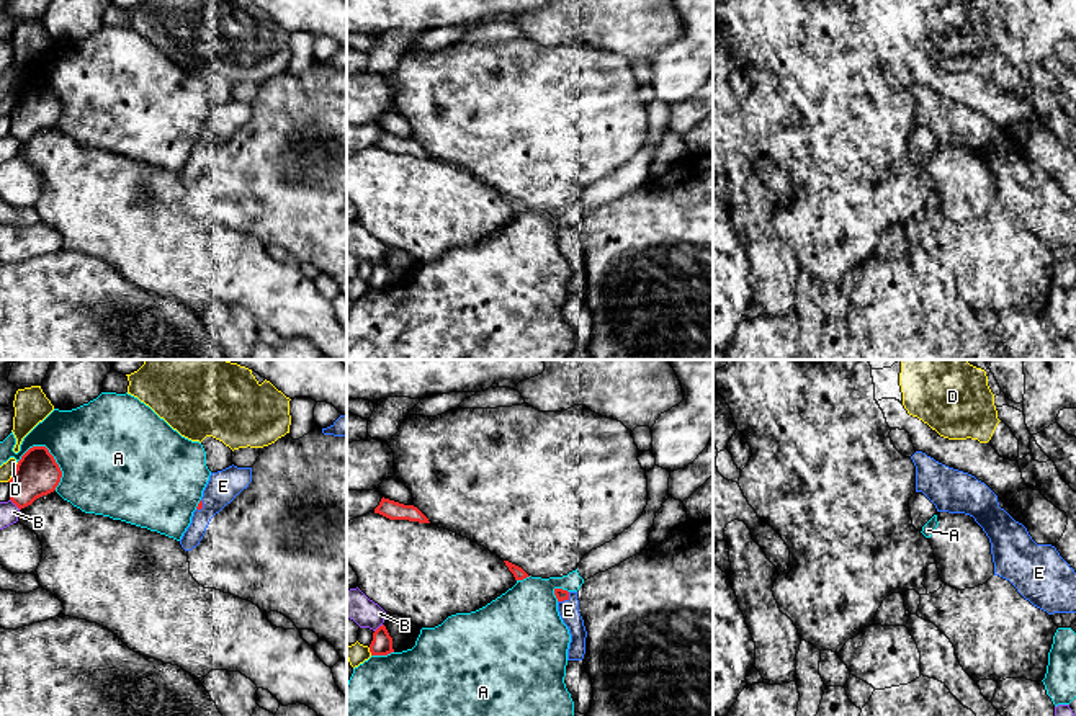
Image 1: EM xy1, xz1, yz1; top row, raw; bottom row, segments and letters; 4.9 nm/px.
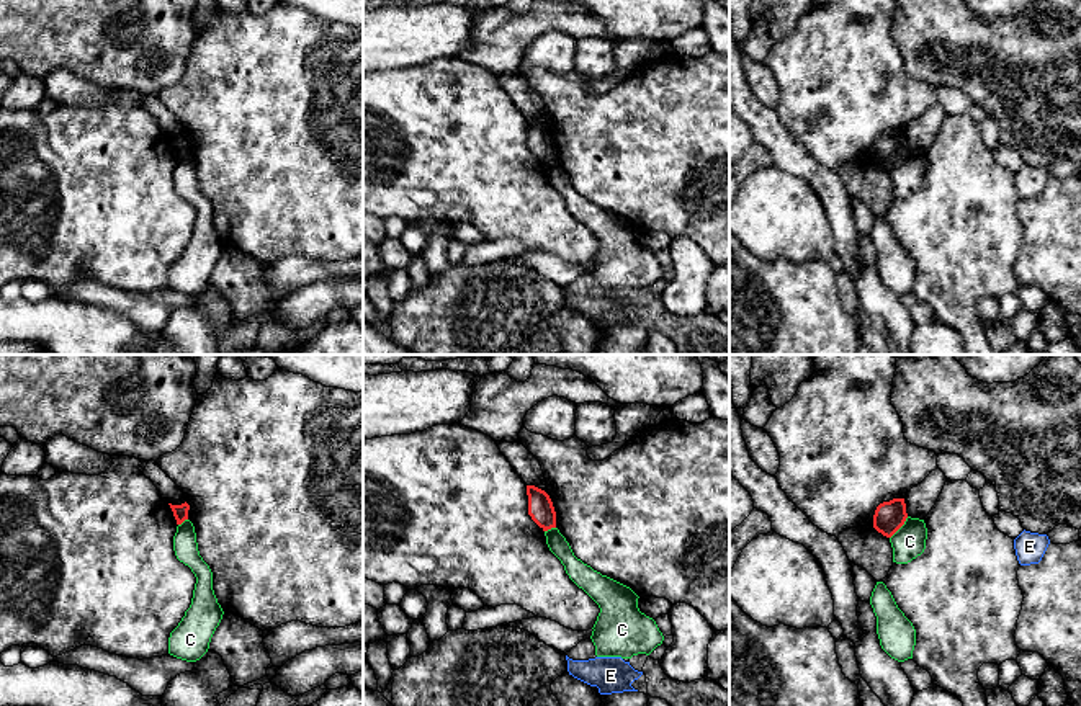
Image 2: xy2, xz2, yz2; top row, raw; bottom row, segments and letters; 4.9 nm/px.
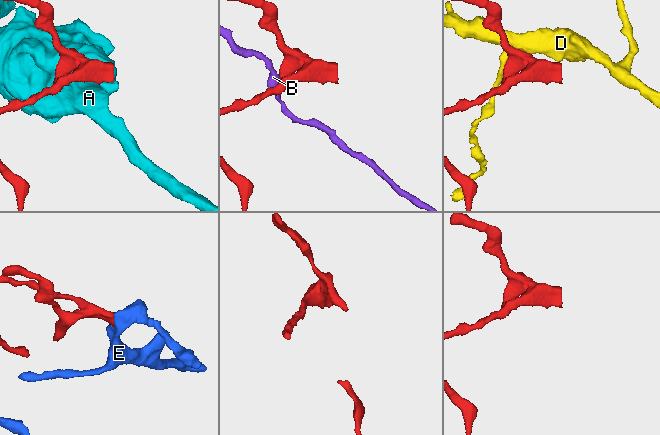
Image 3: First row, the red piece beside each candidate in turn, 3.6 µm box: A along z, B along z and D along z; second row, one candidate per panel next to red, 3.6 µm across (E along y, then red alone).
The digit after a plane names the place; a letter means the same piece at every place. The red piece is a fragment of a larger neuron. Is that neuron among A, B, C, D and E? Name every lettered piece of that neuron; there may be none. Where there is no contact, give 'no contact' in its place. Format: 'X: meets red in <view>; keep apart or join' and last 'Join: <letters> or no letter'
A: meets red in xy1; keep apart
B: meets red in xy1; keep apart
C: meets red in yz2; keep apart
D: meets red in xy1; keep apart
E: meets red in xz1; join
Join: E

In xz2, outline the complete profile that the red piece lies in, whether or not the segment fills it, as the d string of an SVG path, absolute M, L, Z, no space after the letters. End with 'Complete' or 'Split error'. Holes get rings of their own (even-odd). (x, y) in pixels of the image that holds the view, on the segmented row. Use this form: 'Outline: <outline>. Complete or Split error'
Outline: M527 485L527 495L528 495L528 515L532 516L532 520L543 531L556 528L556 512L549 495L535 485Z. Complete

